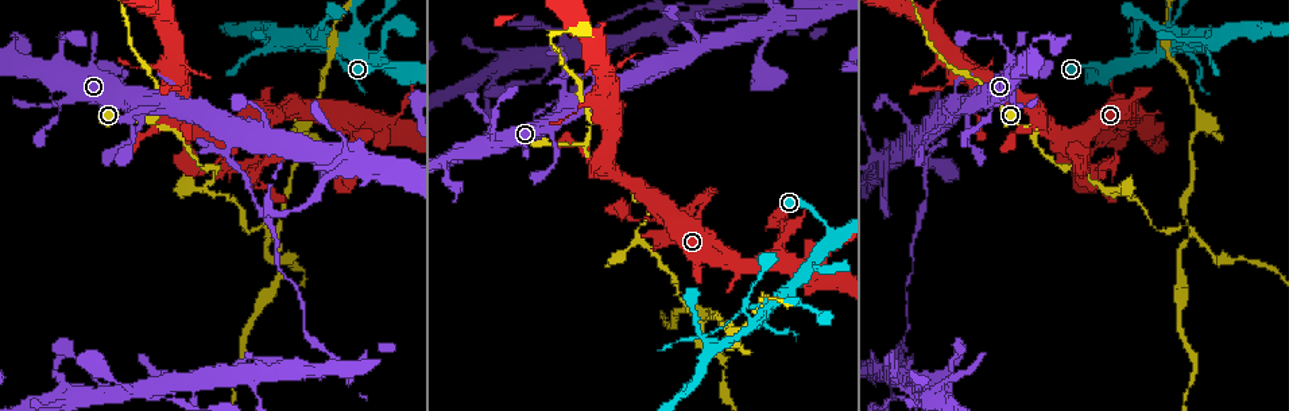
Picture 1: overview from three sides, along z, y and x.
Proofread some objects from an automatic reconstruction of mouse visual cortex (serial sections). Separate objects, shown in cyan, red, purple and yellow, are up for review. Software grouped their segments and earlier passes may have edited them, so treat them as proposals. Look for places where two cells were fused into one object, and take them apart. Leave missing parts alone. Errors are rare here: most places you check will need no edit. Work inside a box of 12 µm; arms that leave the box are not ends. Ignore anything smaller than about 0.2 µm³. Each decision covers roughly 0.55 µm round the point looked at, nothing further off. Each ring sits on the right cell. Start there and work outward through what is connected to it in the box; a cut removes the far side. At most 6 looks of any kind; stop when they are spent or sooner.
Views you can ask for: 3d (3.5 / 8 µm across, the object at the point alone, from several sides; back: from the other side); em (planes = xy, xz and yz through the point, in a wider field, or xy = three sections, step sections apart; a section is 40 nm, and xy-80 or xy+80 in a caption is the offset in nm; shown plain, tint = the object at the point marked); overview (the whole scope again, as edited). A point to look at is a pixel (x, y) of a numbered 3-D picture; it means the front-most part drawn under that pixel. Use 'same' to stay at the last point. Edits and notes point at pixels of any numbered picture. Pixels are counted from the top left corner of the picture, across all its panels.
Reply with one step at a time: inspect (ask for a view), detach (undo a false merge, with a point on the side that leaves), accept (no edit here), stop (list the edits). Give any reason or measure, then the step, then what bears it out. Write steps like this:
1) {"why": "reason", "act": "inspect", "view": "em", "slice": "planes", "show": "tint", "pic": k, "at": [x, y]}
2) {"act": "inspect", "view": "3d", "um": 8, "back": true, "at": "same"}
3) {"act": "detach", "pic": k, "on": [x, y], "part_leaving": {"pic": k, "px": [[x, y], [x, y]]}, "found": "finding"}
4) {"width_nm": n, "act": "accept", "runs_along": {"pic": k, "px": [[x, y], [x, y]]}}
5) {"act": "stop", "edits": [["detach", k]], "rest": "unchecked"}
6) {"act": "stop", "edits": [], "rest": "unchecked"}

{"act": "inspect", "view": "em", "slice": "planes", "show": "tint", "pic": 1, "at": [781, 295]}

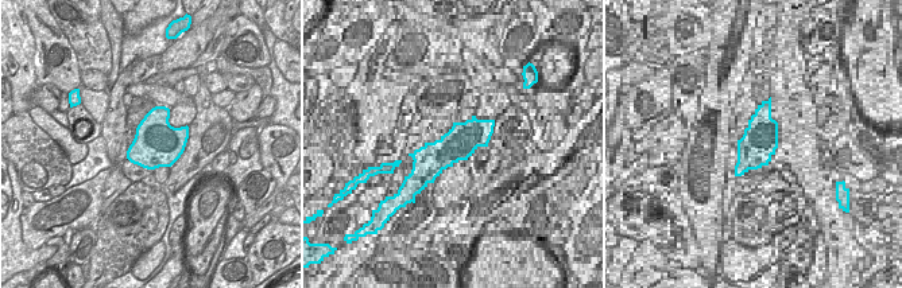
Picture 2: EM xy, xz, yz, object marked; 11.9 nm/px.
{"why": "see where the arms go", "act": "inspect", "view": "3d", "um": 3.5, "at": "same"}

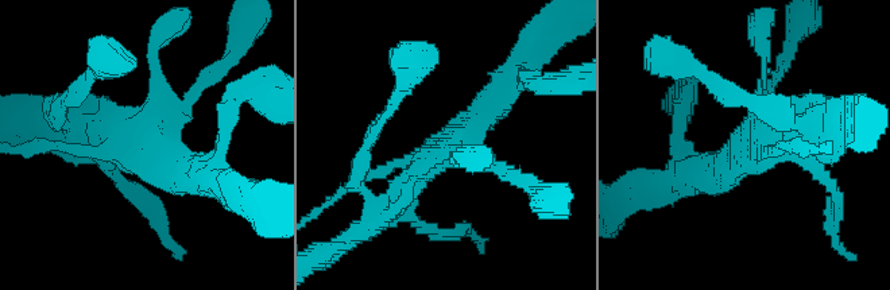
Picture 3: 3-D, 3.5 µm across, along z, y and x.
{"act": "accept", "runs_along": {"pic": 3, "px": [[506, 84], [490, 111], [386, 208]]}, "found": "all the same cell"}

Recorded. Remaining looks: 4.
{"why": "sharp bend", "act": "inspect", "view": "em", "slice": "xy", "step": 5, "show": "tint", "pic": 1, "at": [150, 118]}

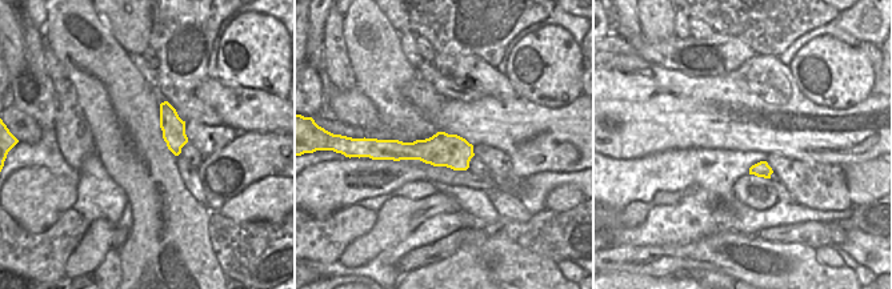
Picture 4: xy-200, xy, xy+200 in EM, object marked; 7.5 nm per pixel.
{"why": "wider look", "act": "inspect", "view": "3d", "um": 3.5, "at": "same"}

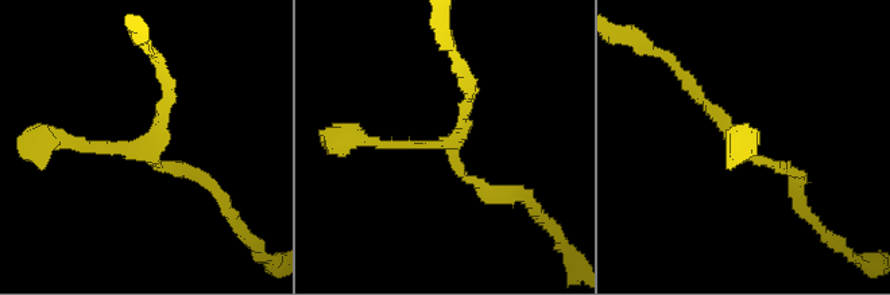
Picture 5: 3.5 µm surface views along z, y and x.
{"act": "accept", "runs_along": {"pic": 4, "px": [[470, 148], [375, 153]]}, "found": "all the same cell"}

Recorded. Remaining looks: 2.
{"act": "inspect", "view": "3d", "um": 3.5, "pic": 1, "at": [204, 191]}

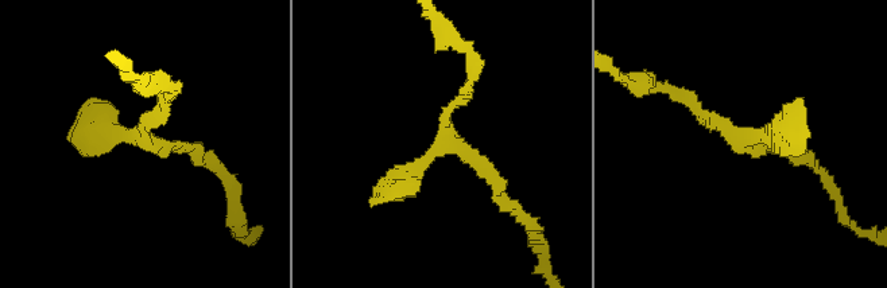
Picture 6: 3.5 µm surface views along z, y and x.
{"act": "inspect", "view": "em", "slice": "xy", "step": 5, "show": "tint", "pic": 6, "at": [445, 131]}

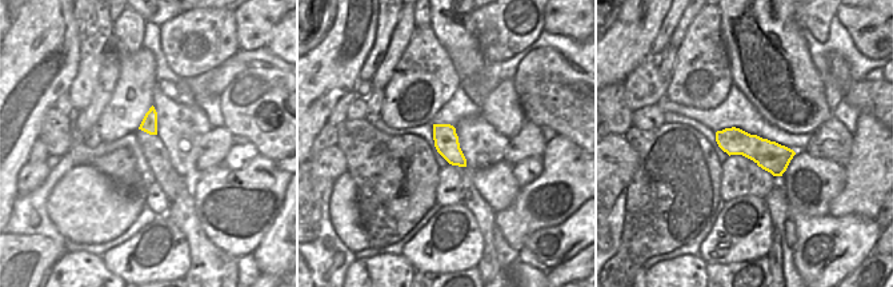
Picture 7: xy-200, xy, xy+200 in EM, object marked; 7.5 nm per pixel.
{"act": "accept", "found": "one cell here"}

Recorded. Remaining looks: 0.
{"act": "stop", "edits": [], "rest": "unchecked"}

